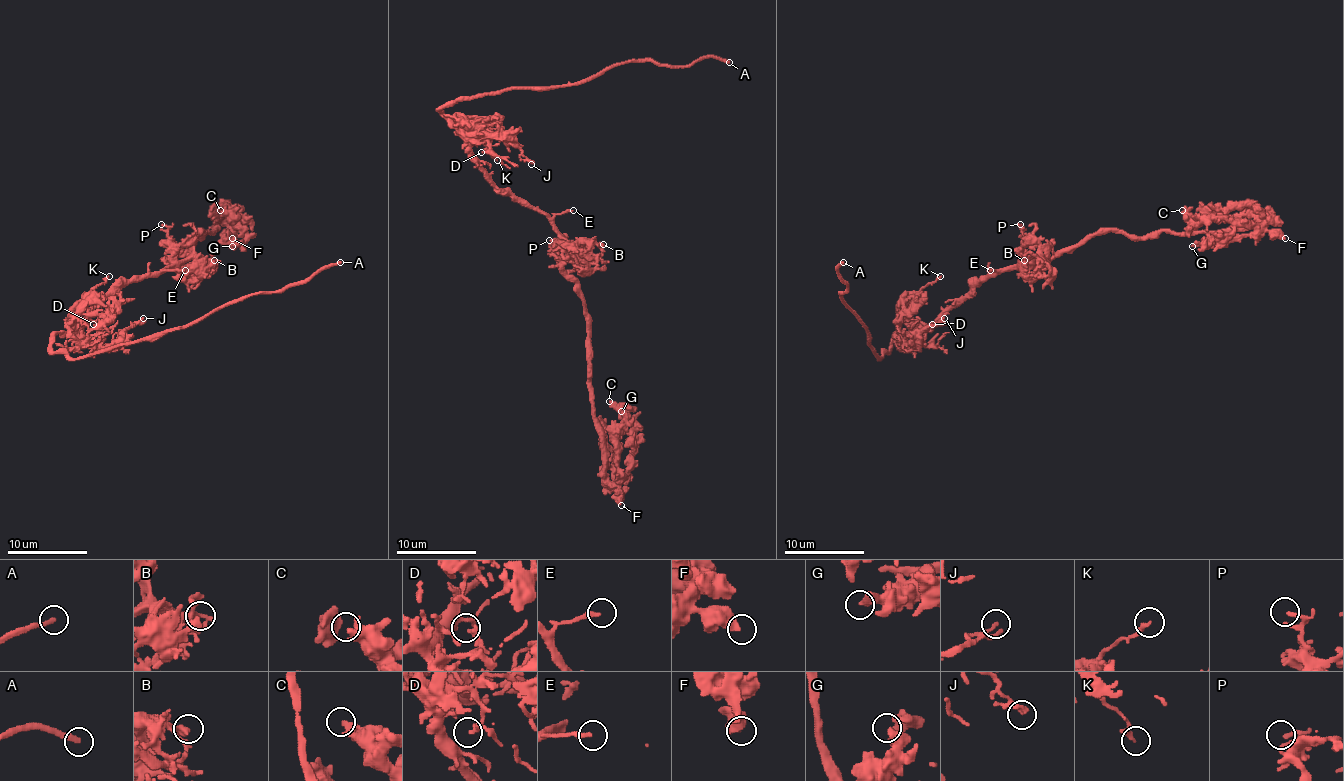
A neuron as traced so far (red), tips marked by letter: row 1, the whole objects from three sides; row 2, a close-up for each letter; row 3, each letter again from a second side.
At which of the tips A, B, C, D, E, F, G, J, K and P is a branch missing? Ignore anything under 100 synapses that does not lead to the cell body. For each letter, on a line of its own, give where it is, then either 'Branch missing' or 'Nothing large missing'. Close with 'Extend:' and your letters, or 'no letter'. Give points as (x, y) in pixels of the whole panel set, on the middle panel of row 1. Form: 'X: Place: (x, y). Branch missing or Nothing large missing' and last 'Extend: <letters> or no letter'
A: Place: (729, 62). Branch missing
B: Place: (603, 244). Nothing large missing
C: Place: (609, 401). Nothing large missing
D: Place: (481, 152). Nothing large missing
E: Place: (573, 210). Nothing large missing
F: Place: (621, 505). Nothing large missing
G: Place: (621, 411). Nothing large missing
J: Place: (531, 164). Nothing large missing
K: Place: (497, 160). Nothing large missing
P: Place: (549, 240). Nothing large missing
Extend: A

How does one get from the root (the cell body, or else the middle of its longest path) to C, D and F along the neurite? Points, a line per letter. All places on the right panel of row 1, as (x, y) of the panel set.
C: (970, 290), (980, 280), (1004, 270), (1050, 262), (1096, 234), (1231, 232), (1263, 222), (1190, 218), (1182, 210)
D: (970, 290), (920, 338), (914, 336), (928, 330), (932, 324)
F: (970, 290), (988, 276), (1050, 262), (1106, 232), (1231, 232), (1269, 222), (1285, 238)

